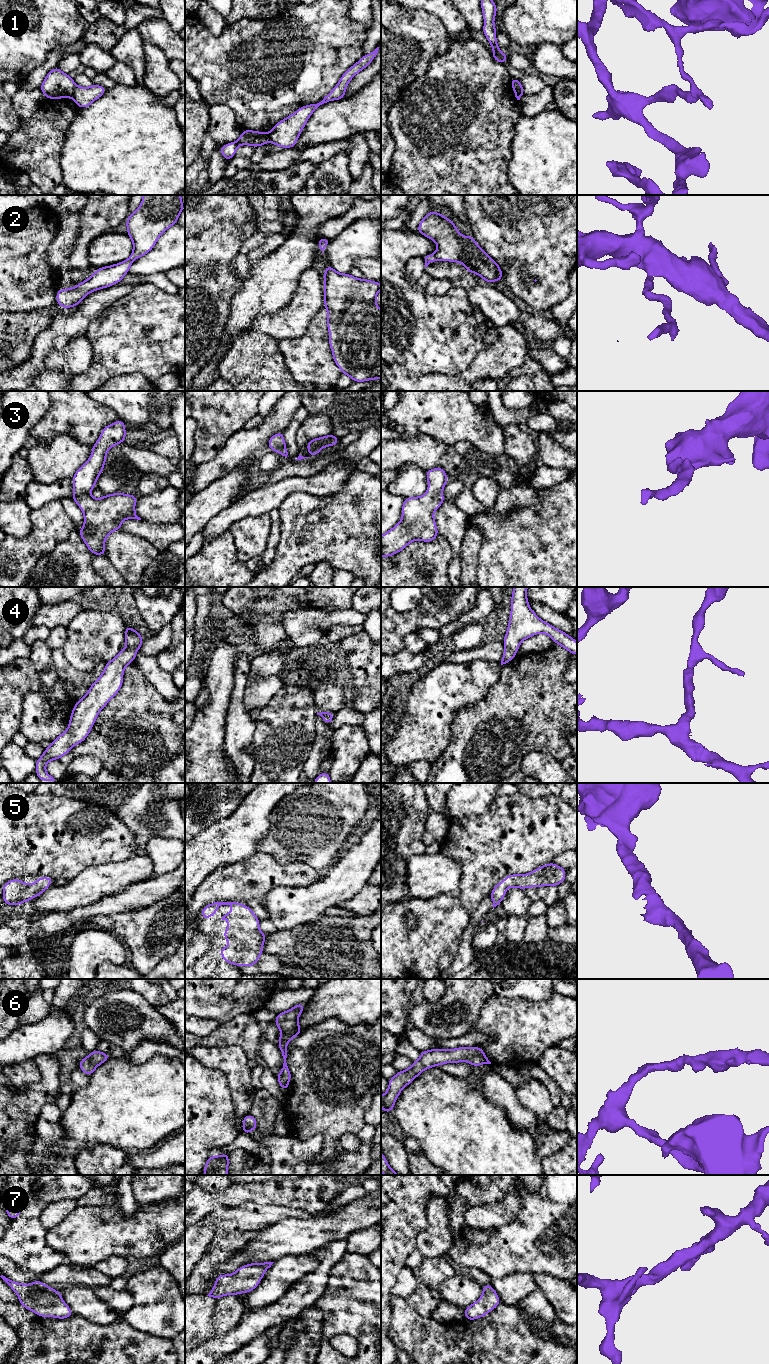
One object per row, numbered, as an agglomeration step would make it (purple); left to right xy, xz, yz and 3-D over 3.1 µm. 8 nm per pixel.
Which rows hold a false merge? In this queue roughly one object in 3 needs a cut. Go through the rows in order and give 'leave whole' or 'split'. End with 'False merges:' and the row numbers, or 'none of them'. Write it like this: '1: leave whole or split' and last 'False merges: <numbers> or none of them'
1: split
2: leave whole
3: leave whole
4: leave whole
5: leave whole
6: leave whole
7: leave whole
False merges: 1

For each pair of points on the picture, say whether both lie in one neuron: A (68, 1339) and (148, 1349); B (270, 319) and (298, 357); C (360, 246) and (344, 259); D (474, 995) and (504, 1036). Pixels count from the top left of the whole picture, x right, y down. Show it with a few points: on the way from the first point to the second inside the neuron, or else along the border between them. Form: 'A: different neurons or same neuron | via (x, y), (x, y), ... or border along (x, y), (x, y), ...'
A: same neuron | via (88, 1339), (106, 1334), (116, 1344), (128, 1347)
B: different neurons | border along (306, 328), (299, 337), (280, 339), (278, 341)
C: same neuron | via (356, 246), (347, 255)
D: different neurons | border along (494, 994), (484, 1003), (480, 1015), (471, 1026)

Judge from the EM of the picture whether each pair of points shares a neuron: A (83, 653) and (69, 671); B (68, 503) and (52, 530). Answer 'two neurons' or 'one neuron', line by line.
A: two neurons
B: two neurons

